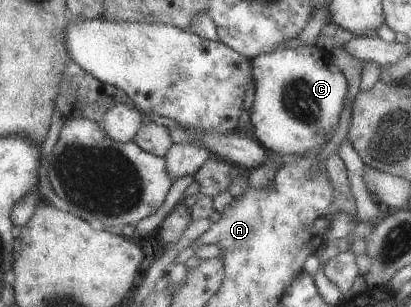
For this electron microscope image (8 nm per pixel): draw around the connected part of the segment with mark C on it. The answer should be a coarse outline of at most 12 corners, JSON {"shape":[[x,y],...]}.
{"shape":[[314,45],[249,61],[253,138],[320,153],[348,84]]}

